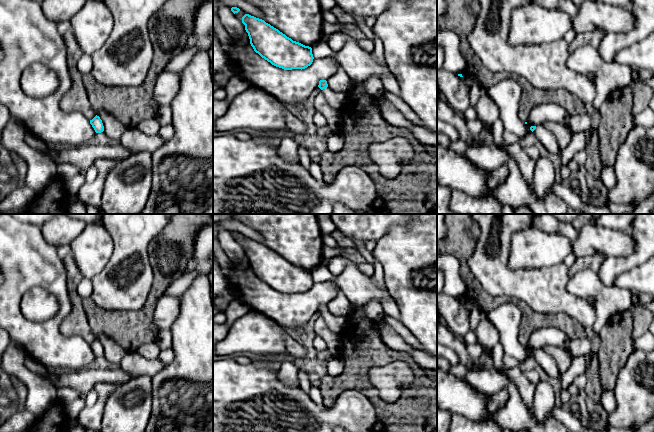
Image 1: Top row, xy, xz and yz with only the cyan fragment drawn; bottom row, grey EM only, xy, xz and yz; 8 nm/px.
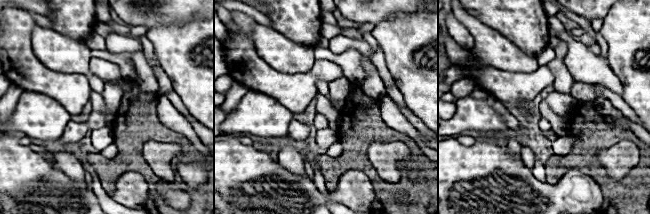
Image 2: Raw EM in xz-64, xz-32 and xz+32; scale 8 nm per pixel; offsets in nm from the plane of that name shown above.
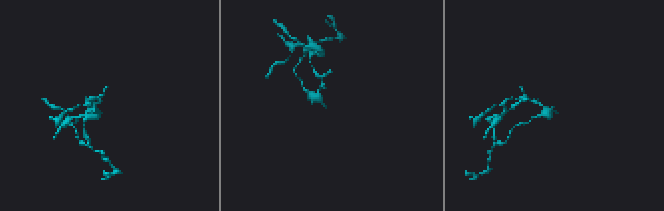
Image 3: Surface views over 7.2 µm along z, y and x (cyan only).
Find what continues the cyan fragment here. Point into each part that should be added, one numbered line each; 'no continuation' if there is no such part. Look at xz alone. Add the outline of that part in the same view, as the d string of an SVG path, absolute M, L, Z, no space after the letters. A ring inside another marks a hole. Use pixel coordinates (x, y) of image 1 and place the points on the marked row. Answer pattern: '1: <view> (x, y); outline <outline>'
1: xz (336, 100); outline M329 87L321 90L321 92L326 98L328 104L339 112L341 111L345 102L349 99L348 92L335 92Z

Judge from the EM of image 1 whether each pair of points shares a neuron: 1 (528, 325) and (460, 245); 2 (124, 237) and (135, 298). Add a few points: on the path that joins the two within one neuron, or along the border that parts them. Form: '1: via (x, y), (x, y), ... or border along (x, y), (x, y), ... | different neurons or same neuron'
1: via (514, 301), (488, 300), (473, 285), (465, 272) | same neuron
2: via (140, 251), (144, 258), (144, 273), (136, 282) | same neuron

